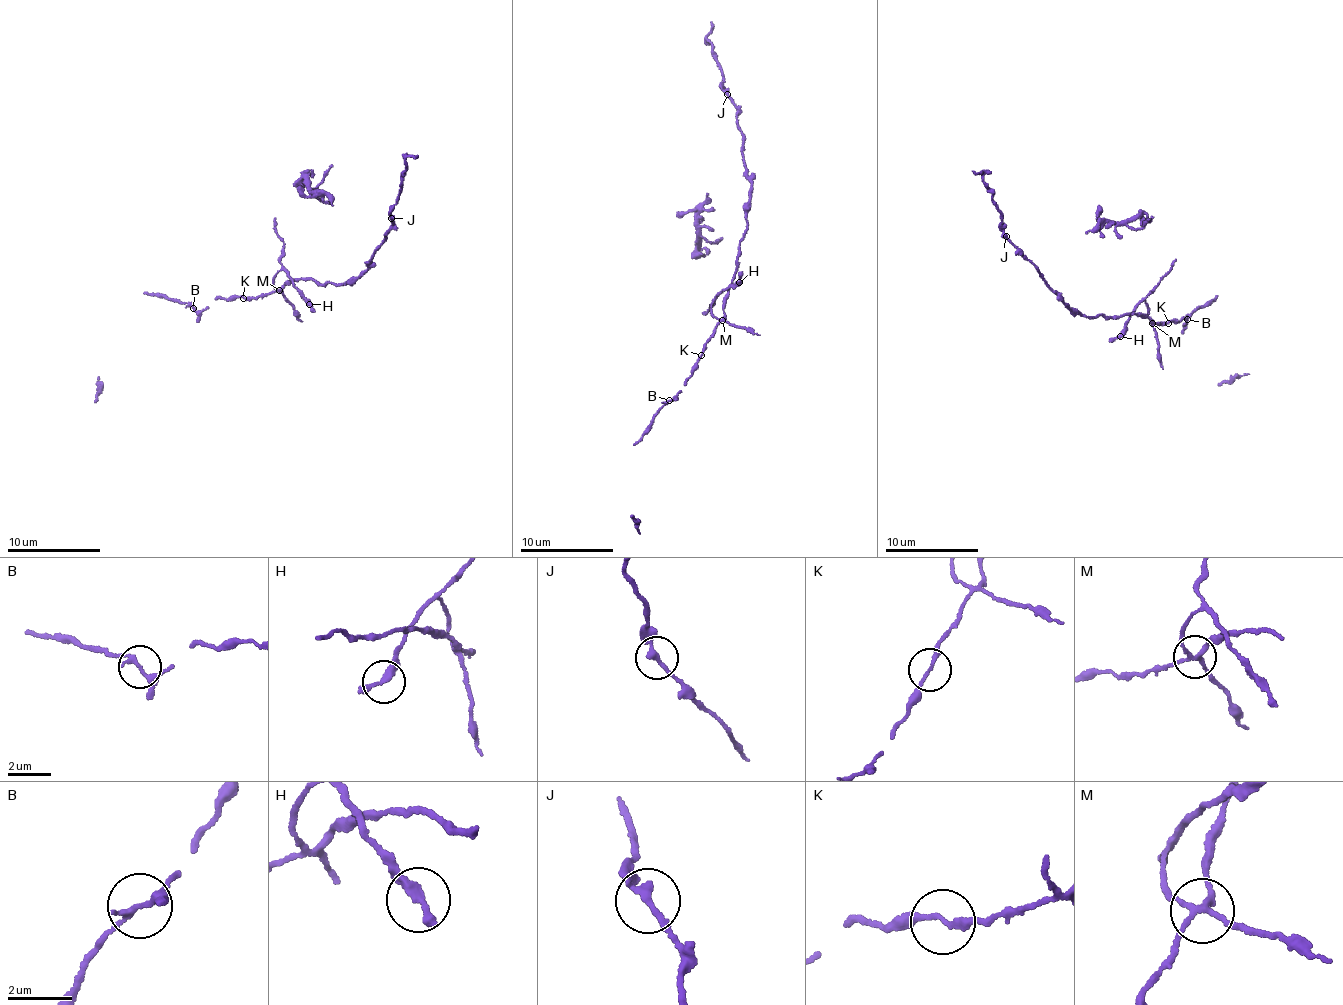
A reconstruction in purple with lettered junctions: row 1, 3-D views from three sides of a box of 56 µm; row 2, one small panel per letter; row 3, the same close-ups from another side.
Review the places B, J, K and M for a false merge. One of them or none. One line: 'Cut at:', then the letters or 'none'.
Cut at: M

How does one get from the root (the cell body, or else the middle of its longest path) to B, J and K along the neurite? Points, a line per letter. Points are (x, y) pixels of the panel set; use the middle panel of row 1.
B: (730, 288), (724, 314), (703, 356), (684, 386), (670, 401)
J: (730, 288), (738, 247), (747, 226), (744, 209), (750, 185), (740, 154), (744, 143), (737, 112), (727, 94)
K: (730, 288), (724, 314), (701, 356)

